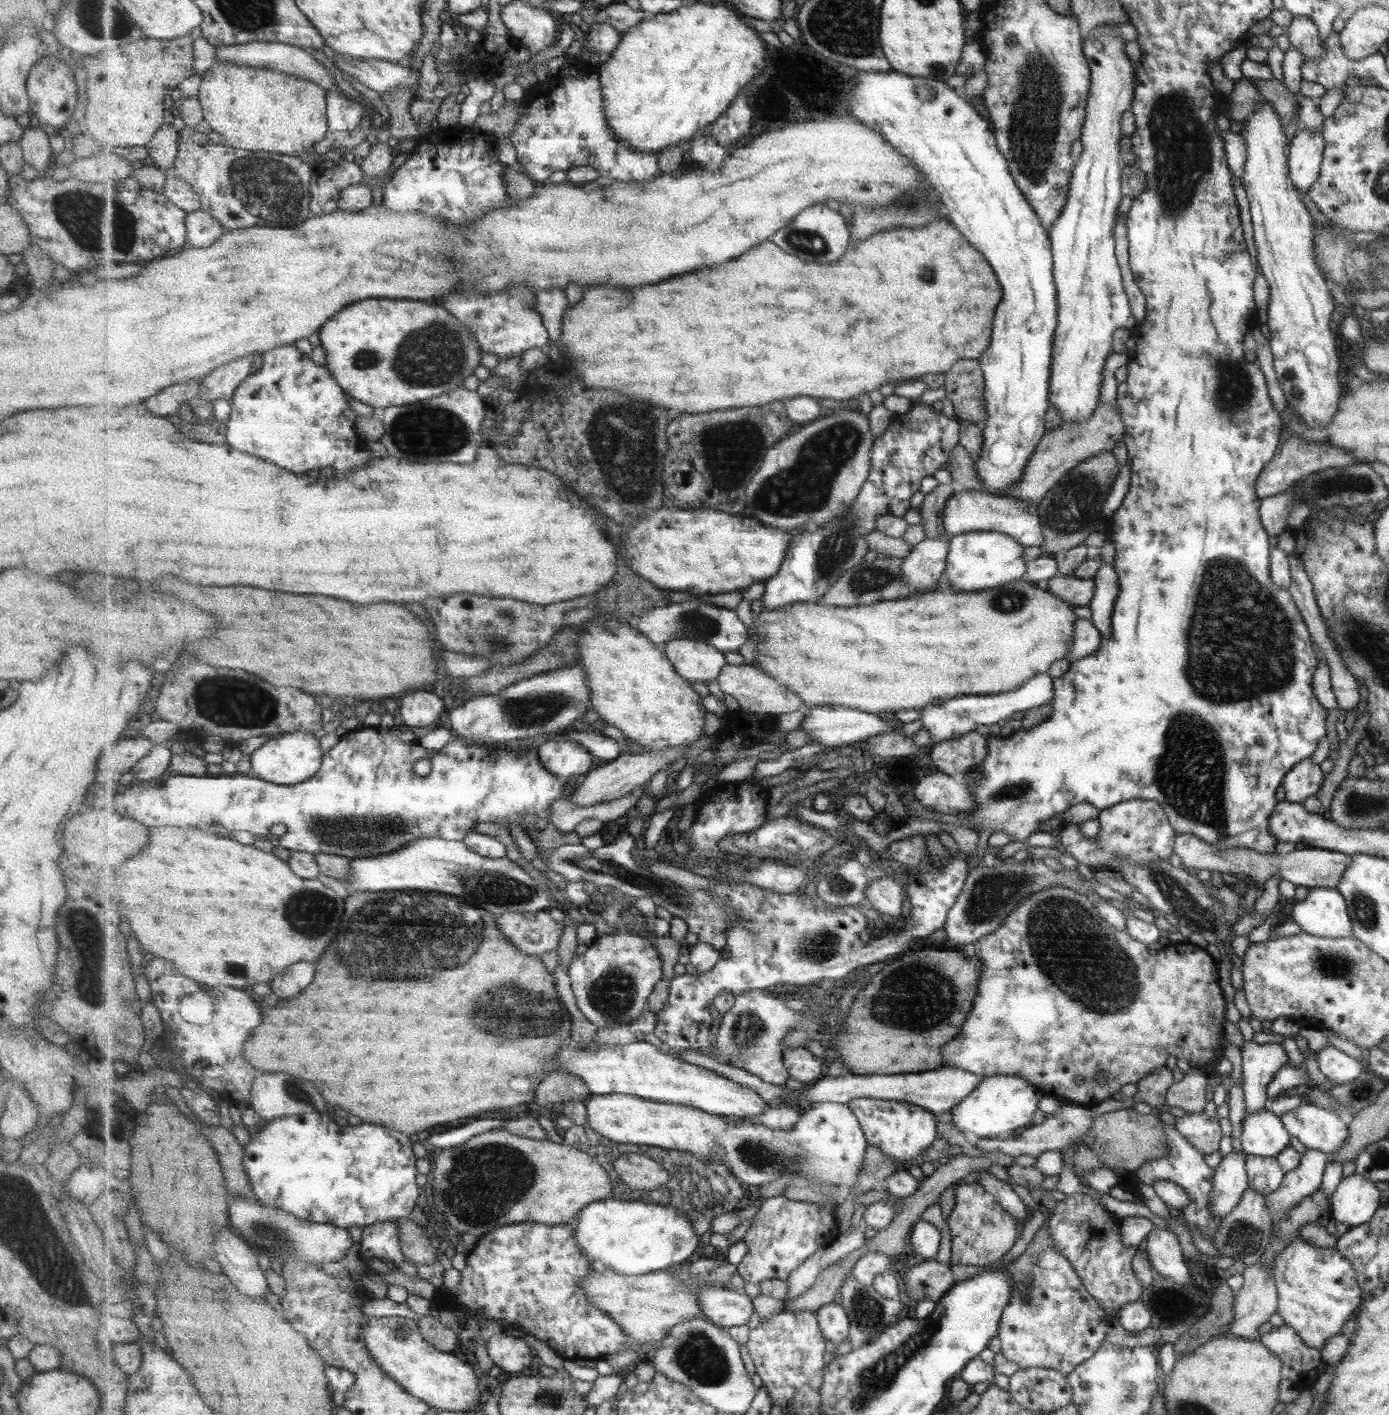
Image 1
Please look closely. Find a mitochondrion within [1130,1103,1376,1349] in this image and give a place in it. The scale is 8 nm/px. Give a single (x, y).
(1244, 1238)

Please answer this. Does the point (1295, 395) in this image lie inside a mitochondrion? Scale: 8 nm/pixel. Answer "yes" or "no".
no

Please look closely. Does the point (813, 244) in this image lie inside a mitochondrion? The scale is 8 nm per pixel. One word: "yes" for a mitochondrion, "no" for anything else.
yes

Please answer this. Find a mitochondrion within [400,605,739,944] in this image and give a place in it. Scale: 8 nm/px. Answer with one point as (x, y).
(494, 887)

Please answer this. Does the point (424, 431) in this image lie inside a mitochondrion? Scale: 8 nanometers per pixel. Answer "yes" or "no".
yes

